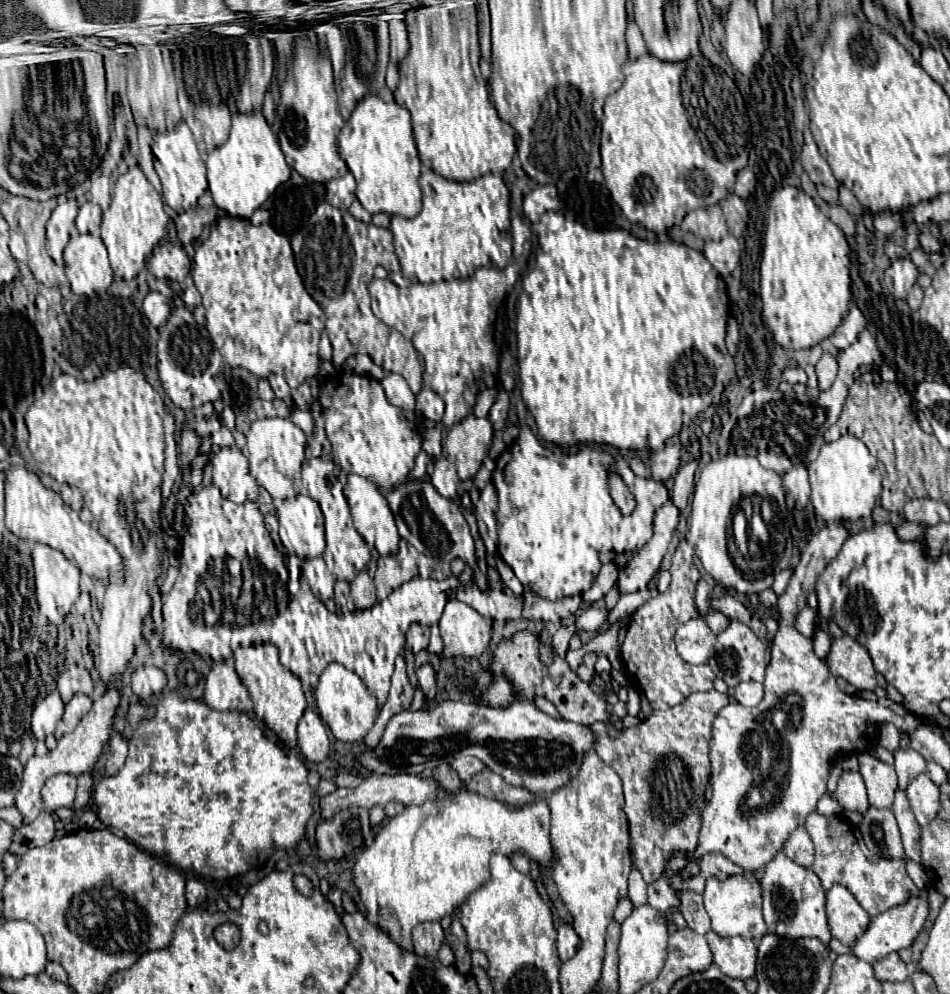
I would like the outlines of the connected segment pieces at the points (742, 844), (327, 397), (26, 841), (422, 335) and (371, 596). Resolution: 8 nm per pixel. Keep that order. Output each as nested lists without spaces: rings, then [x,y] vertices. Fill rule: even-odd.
[[[828,523],[808,541],[786,591],[778,597],[780,629],[772,643],[762,703],[756,707],[730,703],[712,723],[712,771],[704,793],[702,829],[698,847],[686,853],[688,863],[680,869],[684,879],[698,875],[698,859],[708,853],[722,853],[744,871],[764,867],[782,849],[792,829],[804,825],[804,819],[816,811],[820,797],[826,793],[830,759],[834,759],[836,753],[862,753],[874,745],[878,731],[867,731],[868,724],[877,727],[892,723],[906,733],[912,733],[912,729],[920,725],[920,717],[912,713],[902,717],[882,707],[878,701],[842,693],[836,685],[836,677],[814,655],[812,639],[800,635],[794,627],[794,617],[806,605],[808,593],[814,591],[816,577],[840,553],[848,535],[842,523]],[[754,787],[762,791],[764,801],[760,805],[746,805]]]
[[[342,373],[322,387],[318,399],[322,405],[322,415],[326,419],[326,435],[332,443],[332,457],[342,465],[346,473],[368,477],[382,491],[390,491],[408,481],[408,475],[414,469],[414,459],[422,449],[422,436],[415,425],[403,415],[402,409],[388,403],[380,381],[354,373]]]
[[[42,811],[34,821],[24,823],[20,829],[16,829],[10,845],[10,853],[14,853],[16,857],[22,857],[28,849],[50,843],[54,835],[56,835],[56,827],[54,827],[52,815],[48,811]]]
[[[478,269],[476,275],[466,277],[466,279],[452,279],[452,281],[440,281],[440,283],[414,283],[408,289],[400,289],[394,285],[390,279],[374,279],[370,283],[370,295],[372,295],[372,311],[378,319],[382,319],[386,325],[398,329],[408,337],[416,351],[424,359],[424,387],[436,391],[442,401],[446,403],[446,413],[444,413],[444,427],[450,429],[454,423],[462,421],[470,409],[476,403],[476,397],[482,389],[494,387],[496,377],[498,377],[498,351],[499,359],[501,354],[501,344],[503,335],[496,331],[493,318],[496,322],[505,320],[506,309],[503,304],[508,293],[511,291],[511,281],[516,283],[518,273],[516,270],[508,269]]]
[[[360,571],[350,583],[347,607],[350,611],[368,609],[377,602],[375,585],[366,571]]]

